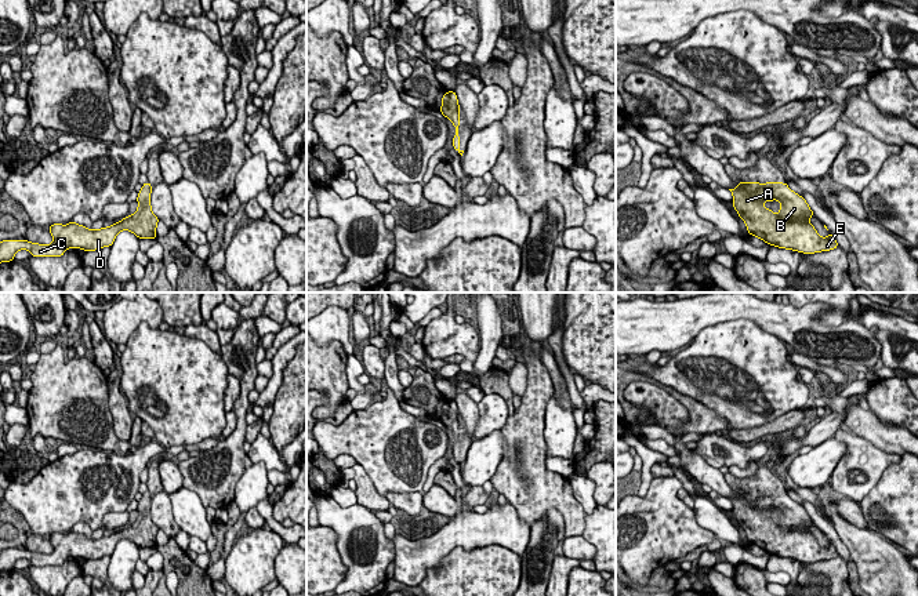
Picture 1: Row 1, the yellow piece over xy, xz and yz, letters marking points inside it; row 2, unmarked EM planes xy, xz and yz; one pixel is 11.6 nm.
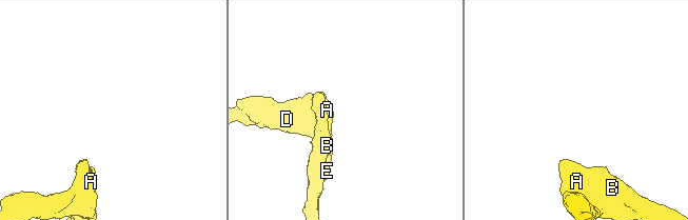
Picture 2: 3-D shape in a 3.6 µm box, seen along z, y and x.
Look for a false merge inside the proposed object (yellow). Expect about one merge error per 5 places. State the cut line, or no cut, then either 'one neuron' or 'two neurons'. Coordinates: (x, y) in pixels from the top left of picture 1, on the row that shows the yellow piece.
no cut | one neuron

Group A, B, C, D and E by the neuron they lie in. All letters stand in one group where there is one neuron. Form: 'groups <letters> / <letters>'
groups A B C D E

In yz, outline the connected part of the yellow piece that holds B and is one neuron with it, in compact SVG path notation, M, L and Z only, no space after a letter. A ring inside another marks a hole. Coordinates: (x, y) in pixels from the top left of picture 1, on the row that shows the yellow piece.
M737 182L733 195L733 207L745 222L751 236L756 236L770 246L794 250L803 254L830 251L838 246L835 237L828 232L820 237L814 226L808 221L814 217L806 200L792 192L785 182ZM765 201L781 203L776 215L765 208Z

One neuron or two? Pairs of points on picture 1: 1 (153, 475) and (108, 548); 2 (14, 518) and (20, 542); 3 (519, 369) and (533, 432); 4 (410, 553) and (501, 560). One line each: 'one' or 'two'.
1: one
2: one
3: two
4: two

